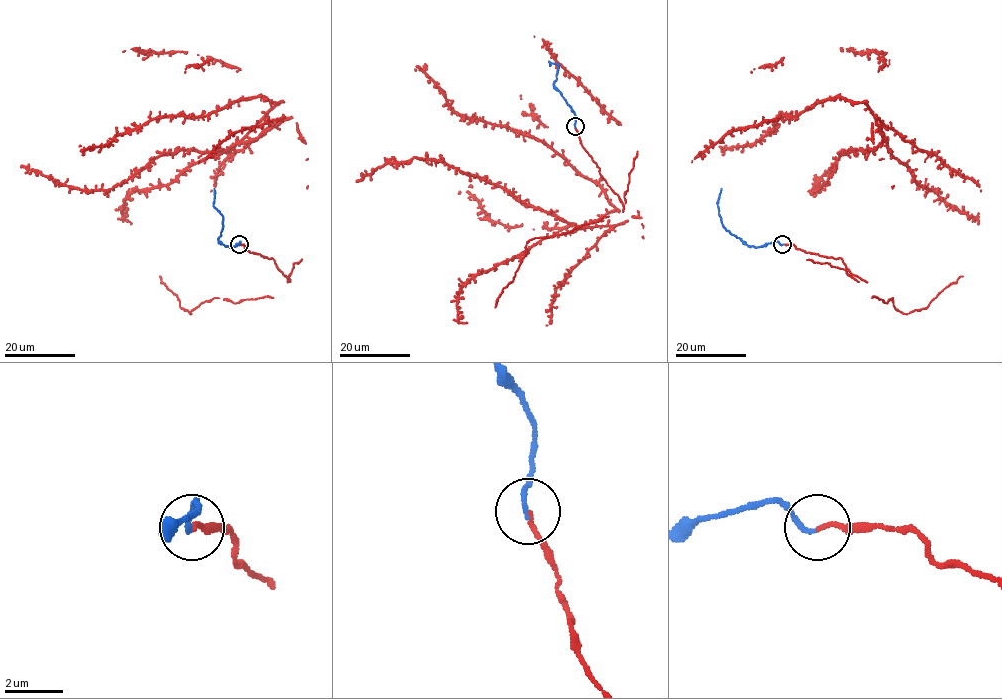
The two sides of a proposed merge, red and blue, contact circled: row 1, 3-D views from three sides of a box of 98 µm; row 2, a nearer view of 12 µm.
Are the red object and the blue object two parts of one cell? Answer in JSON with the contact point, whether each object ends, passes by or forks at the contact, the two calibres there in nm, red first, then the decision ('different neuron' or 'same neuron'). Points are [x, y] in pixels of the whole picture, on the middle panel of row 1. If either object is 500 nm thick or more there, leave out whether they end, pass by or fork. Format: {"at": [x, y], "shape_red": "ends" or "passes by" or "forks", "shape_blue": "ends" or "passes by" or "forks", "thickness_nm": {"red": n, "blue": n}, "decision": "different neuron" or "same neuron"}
{"at": [575, 126], "shape_red": "ends", "shape_blue": "ends", "thickness_nm": {"red": 140, "blue": 160}, "decision": "same neuron"}

